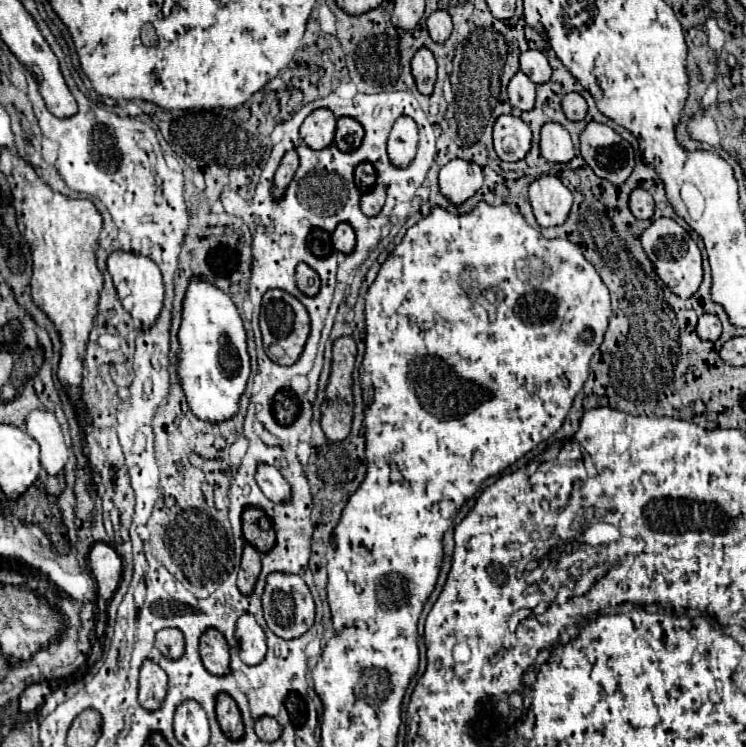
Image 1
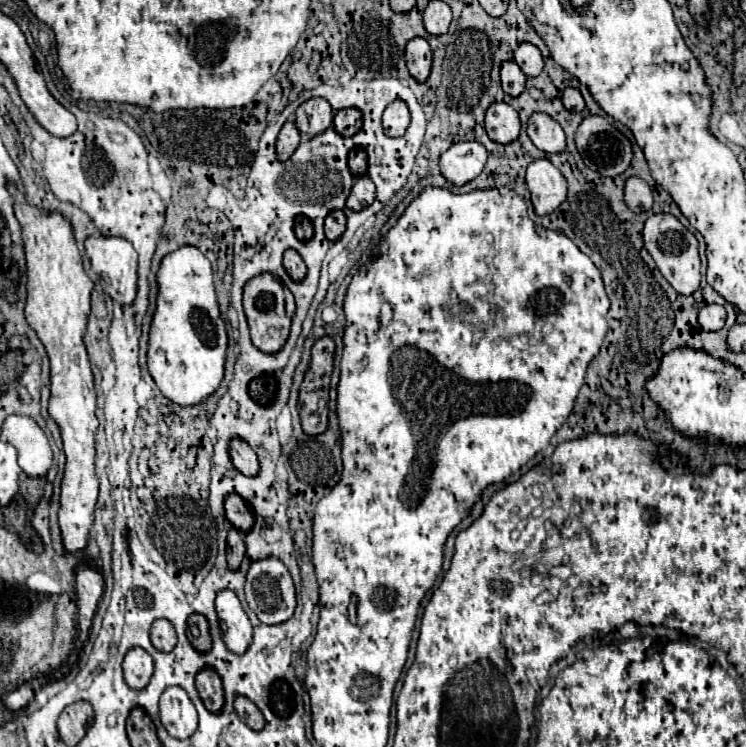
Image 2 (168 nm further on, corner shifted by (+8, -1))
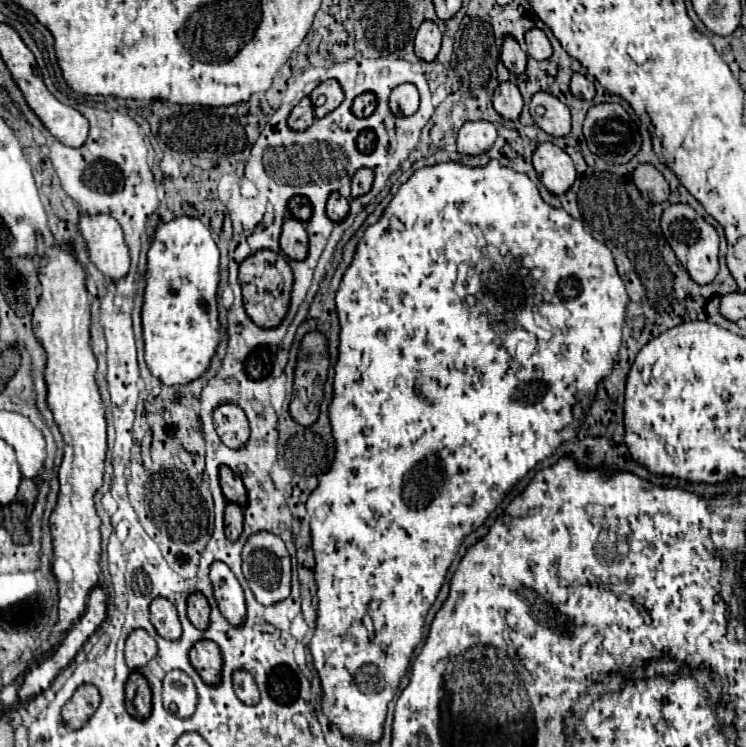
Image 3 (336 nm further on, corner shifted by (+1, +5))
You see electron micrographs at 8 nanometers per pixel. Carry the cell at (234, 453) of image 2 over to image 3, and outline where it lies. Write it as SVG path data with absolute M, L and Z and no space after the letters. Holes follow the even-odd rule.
M222 404L220 408L216 408L214 424L216 424L218 436L222 438L222 442L228 448L238 450L238 448L246 446L246 442L250 438L250 426L248 426L246 414L238 406Z

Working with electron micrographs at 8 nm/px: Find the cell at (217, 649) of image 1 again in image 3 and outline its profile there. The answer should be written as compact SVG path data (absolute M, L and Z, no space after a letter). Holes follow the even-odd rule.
M200 592L188 598L188 618L200 630L206 630L206 626L210 624L210 606Z

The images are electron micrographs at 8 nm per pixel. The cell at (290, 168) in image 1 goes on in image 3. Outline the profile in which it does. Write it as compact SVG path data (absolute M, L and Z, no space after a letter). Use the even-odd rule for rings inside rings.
M304 98L300 100L300 104L290 112L288 116L288 126L296 132L302 132L306 130L310 124L314 122L314 112L312 112L312 102L310 98Z

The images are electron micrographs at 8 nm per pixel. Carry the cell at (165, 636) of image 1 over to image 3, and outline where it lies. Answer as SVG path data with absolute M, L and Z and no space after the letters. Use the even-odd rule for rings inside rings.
M156 598L150 604L150 622L154 624L156 632L166 640L178 640L182 636L178 612L174 610L174 604L166 598Z

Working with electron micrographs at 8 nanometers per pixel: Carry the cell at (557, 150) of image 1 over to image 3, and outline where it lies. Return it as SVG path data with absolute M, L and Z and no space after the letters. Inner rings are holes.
M538 92L532 96L532 102L530 106L544 106L546 108L546 114L544 116L536 116L534 112L534 122L550 136L556 136L556 138L562 138L562 136L568 136L570 134L570 110L552 94L546 94L546 92Z

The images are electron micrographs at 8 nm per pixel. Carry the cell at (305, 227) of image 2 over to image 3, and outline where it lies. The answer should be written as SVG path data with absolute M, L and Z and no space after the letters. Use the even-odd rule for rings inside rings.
M292 198L290 204L288 204L288 208L290 208L292 218L300 220L302 224L312 218L312 204L310 204L308 198Z

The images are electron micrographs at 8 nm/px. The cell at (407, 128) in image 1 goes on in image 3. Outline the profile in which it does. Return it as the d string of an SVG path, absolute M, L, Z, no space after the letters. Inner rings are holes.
M400 84L390 94L390 110L394 116L410 116L418 110L418 90L414 84Z

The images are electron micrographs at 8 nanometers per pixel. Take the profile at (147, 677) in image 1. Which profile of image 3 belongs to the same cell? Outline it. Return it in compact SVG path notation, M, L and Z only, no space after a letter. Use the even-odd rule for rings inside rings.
M134 630L126 640L126 664L130 670L142 670L152 658L156 658L156 642L146 630Z

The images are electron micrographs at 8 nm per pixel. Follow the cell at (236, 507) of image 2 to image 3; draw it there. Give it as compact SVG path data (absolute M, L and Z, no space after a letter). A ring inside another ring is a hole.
M226 466L220 468L220 486L228 502L234 502L238 506L246 506L246 488L242 480Z

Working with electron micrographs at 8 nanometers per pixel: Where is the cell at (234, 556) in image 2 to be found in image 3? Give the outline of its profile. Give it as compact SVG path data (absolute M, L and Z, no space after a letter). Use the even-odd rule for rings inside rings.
M228 502L226 514L224 514L224 524L226 524L226 536L234 542L242 534L242 508L238 504Z

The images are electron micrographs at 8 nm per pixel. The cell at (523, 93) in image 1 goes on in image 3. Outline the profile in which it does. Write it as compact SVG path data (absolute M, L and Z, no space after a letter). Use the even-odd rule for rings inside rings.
M506 36L504 44L502 44L502 62L504 66L510 70L510 74L520 76L526 72L526 62L528 62L528 54L518 46L518 42L512 36Z

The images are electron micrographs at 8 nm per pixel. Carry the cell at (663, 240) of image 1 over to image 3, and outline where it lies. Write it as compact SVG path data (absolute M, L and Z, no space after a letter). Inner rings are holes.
M670 204L662 212L660 226L662 226L666 242L670 244L676 258L682 262L682 266L688 270L692 280L700 286L712 282L718 272L718 244L720 242L718 242L716 230L702 216L698 216L688 204Z

